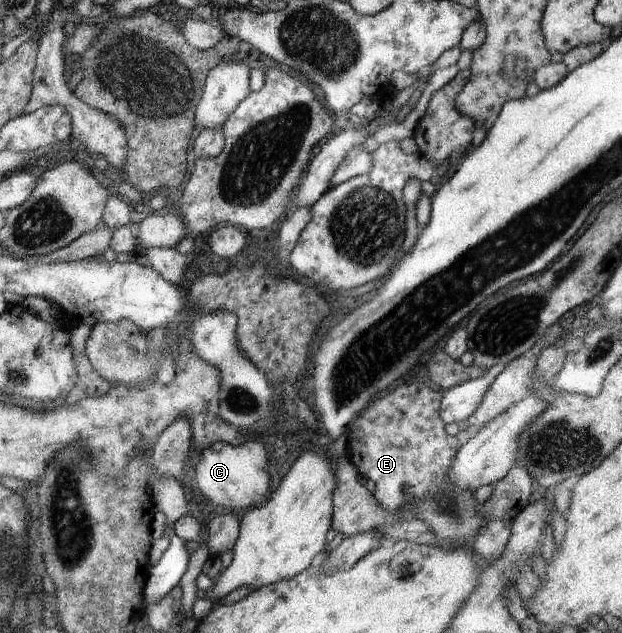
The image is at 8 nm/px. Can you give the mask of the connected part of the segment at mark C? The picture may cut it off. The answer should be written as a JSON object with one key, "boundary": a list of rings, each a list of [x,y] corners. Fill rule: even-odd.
{"boundary":[[[254,440],[242,444],[214,443],[195,460],[196,482],[202,494],[225,510],[237,512],[264,506],[271,496],[268,457],[261,443]]]}

